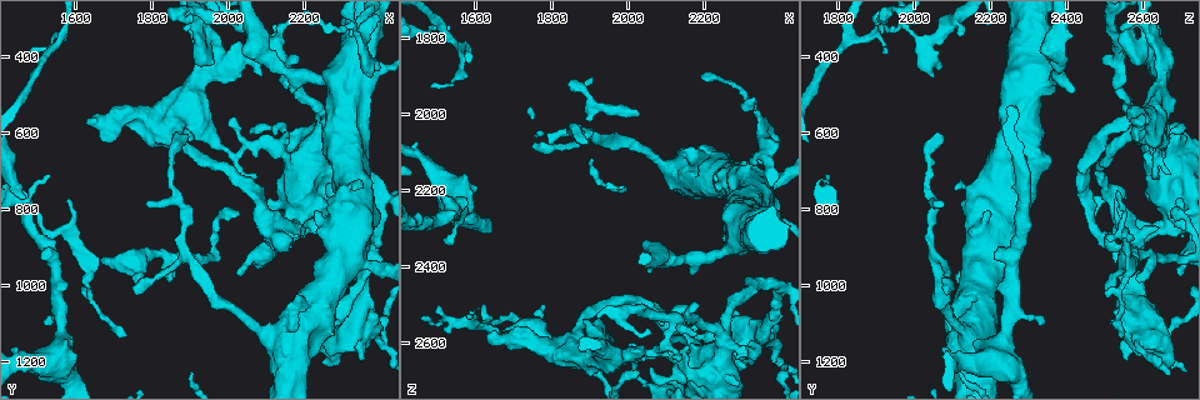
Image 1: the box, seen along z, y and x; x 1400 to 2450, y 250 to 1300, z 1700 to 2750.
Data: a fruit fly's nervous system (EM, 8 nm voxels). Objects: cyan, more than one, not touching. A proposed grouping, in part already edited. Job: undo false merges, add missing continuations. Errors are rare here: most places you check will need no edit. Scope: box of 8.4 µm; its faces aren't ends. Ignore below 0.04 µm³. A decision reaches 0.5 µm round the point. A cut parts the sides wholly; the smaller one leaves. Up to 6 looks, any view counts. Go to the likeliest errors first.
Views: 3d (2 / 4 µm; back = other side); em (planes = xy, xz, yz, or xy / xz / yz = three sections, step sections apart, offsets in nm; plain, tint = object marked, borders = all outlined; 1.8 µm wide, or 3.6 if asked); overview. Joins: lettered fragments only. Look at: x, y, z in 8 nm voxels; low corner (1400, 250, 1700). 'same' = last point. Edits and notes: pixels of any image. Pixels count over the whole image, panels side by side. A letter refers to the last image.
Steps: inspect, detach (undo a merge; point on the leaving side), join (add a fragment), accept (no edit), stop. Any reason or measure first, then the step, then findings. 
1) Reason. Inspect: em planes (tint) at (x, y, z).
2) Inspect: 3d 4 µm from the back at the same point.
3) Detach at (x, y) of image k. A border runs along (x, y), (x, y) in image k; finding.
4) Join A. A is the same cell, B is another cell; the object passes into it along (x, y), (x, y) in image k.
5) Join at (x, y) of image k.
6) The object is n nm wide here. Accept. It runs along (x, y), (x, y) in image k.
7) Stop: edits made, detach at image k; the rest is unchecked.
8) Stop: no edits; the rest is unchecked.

Closes a loop. Inspect: 3d 2 µm at (2070, 410, 2620).

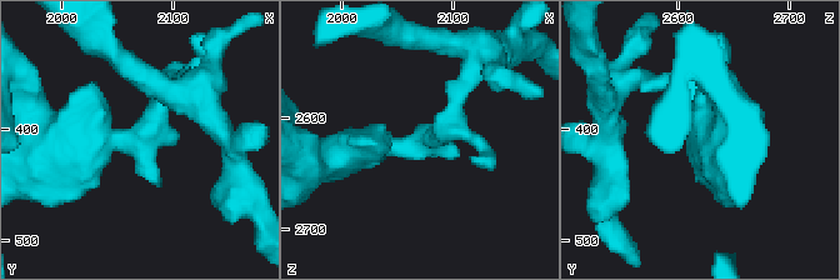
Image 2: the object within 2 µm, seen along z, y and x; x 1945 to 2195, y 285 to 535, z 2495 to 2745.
Need the tissue. Inspect: em 3.6 µm planes (borders) at (2070, 410, 2620).

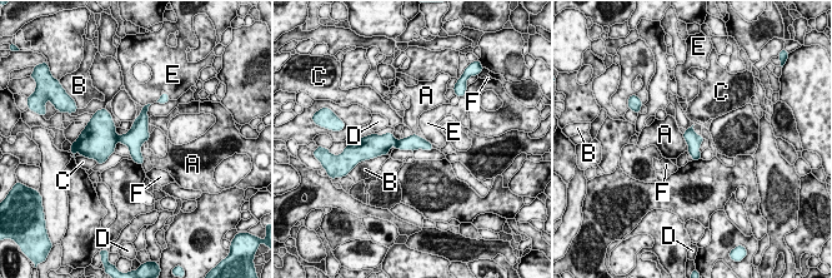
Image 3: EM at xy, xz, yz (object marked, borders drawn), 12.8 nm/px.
Detach at (379, 145) of image 3. A, B, C, D, E and F are other cells; a border runs along (396, 142), (397, 147) in image 3; a second neuron is stuck on.

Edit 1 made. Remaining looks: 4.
An open end. Inspect: 3d 4 µm at (1505, 870, 2505).

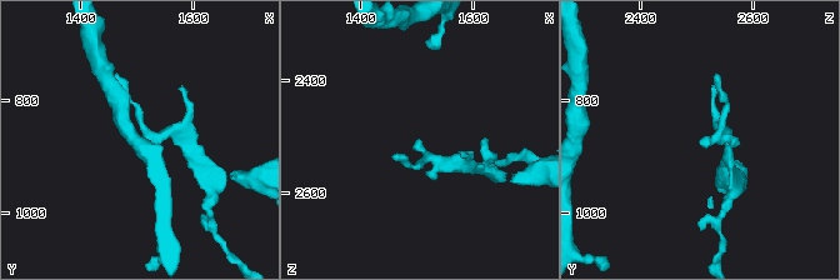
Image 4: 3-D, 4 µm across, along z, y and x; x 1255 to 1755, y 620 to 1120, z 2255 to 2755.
Shape alone is not enough. Inspect: em planes (borders) at (1495, 875, 2510).

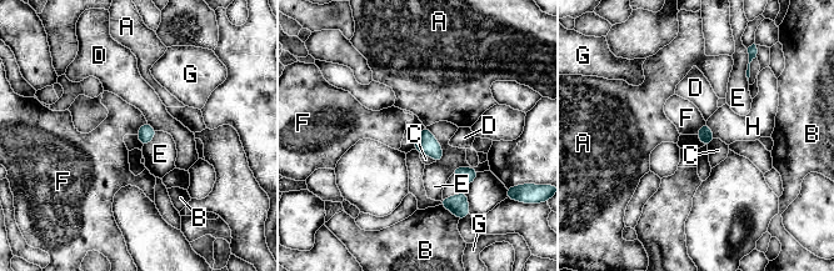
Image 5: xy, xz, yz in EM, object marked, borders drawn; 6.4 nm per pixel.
The object is 100 nm wide here. Accept. A, B, C, D, E, F, G and H are other cells; a border runs along (146, 123), (140, 126), (136, 134) in image 5; no lettered fragment goes on from it.

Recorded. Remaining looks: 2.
Closes a loop. Inspect: em xz step 4 (plain) at (2210, 860, 2690).

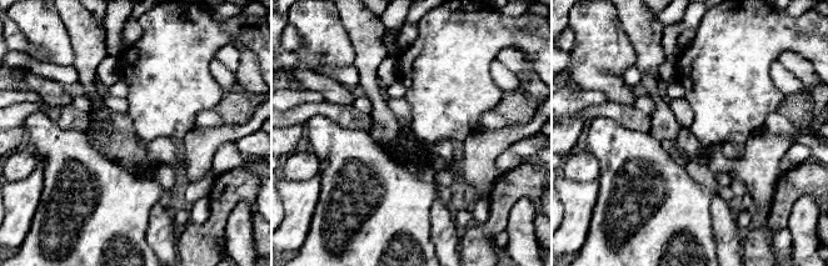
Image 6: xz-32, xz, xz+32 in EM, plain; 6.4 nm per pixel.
See the neighbours. Inspect: em xz step 4 (borders) at the same point.

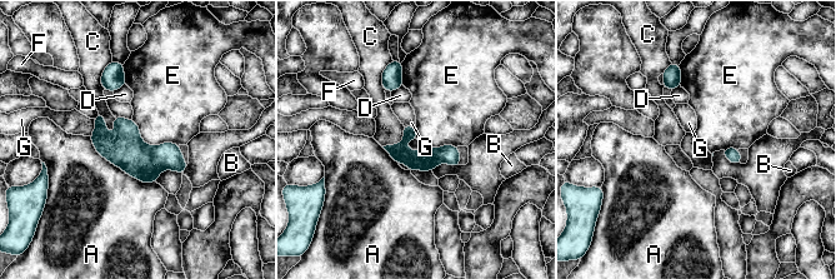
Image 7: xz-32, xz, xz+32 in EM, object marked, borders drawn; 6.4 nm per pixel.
Accept. A, B, C, D, E, F and G are other cells; continuous, no second neuron.

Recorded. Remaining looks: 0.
Stop: edits made, detach at image 3; the rest is unchecked.

